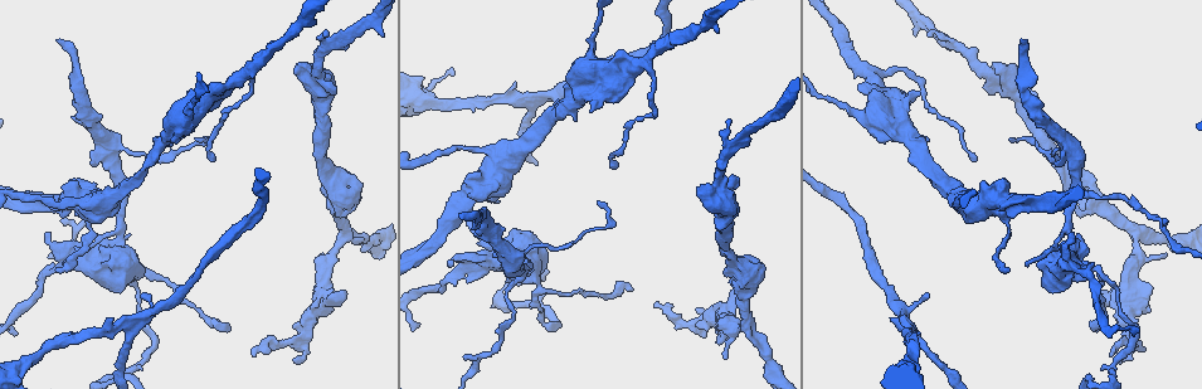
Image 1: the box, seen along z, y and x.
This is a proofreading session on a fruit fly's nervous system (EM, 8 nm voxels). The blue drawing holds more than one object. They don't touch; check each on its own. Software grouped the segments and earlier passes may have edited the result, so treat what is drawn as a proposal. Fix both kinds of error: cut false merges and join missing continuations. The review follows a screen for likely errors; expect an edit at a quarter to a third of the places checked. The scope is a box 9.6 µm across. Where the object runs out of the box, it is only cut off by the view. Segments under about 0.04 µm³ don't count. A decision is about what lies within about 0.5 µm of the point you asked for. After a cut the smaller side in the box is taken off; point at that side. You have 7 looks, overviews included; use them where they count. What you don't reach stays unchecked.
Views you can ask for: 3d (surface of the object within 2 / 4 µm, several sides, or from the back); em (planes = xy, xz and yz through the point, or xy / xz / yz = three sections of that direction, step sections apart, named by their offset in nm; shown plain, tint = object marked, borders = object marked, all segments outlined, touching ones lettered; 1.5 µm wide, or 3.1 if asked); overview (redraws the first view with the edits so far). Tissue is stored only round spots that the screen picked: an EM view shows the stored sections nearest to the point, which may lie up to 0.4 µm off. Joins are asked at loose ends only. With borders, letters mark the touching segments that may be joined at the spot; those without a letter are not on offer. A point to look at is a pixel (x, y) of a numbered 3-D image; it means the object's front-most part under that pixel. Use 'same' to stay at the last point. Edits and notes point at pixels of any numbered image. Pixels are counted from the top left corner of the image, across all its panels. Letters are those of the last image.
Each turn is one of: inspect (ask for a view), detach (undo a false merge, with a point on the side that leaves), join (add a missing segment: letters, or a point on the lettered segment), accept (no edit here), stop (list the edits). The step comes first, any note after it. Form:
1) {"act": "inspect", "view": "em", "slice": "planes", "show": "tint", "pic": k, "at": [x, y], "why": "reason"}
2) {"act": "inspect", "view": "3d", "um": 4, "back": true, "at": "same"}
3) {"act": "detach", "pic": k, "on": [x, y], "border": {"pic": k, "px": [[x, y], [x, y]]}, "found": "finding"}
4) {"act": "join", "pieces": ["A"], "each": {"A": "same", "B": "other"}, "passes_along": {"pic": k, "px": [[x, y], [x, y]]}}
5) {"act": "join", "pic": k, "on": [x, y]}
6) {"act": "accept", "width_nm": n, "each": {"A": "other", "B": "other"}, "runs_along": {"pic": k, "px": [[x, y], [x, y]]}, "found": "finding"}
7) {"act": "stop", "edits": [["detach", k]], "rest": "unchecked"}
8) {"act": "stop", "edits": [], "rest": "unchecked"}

{"act": "inspect", "view": "3d", "um": 2, "back": true, "pic": 1, "at": [419, 324], "why": "tapers out"}

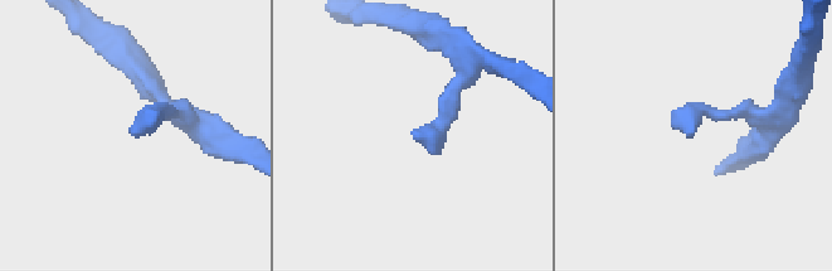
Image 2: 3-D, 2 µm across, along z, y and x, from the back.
{"act": "inspect", "view": "em", "slice": "yz", "step": 4, "show": "borders", "pic": 2, "at": [135, 137]}

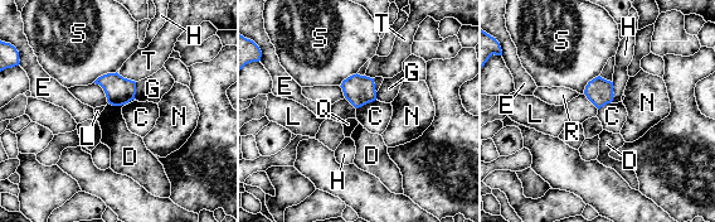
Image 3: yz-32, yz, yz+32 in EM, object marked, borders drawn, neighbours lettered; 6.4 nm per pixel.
{"act": "inspect", "view": "em", "slice": "planes", "show": "borders", "at": "same"}

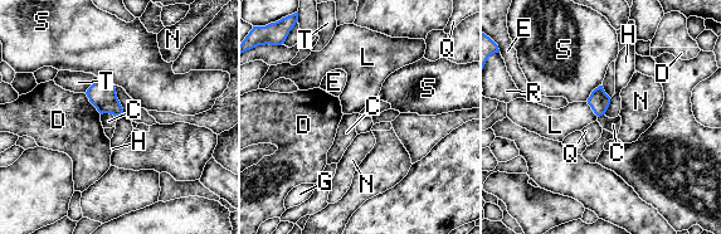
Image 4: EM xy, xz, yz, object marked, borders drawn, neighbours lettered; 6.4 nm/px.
{"act": "accept", "width_nm": 140, "longest_contact_nm": ["D", 170], "each": {"C": "other", "D": "other", "E": "other", "G": "other", "H": "other", "L": "other", "N": "other", "Q": "other", "R": "other", "S": "other", "T": "other"}, "found": "none of them fits"}

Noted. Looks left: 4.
{"act": "inspect", "view": "em", "slice": "xz", "step": 4, "show": "borders", "pic": 1, "at": [699, 311], "why": "an open end"}

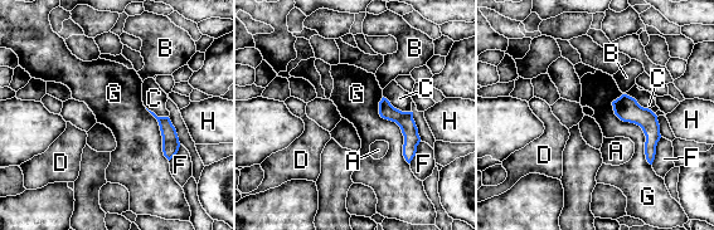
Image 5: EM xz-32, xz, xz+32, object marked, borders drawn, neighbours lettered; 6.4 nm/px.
{"act": "accept", "each": {"A": "other", "B": "other", "C": "other", "D": "other", "F": "other", "G": "other", "H": "other"}, "runs_along": {"pic": 5, "px": [[623, 98], [650, 127], [650, 158]]}, "found": "none of them fits"}

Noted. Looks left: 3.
{"act": "inspect", "view": "3d", "um": 4, "pic": 1, "at": [84, 203], "why": "calibre changes"}

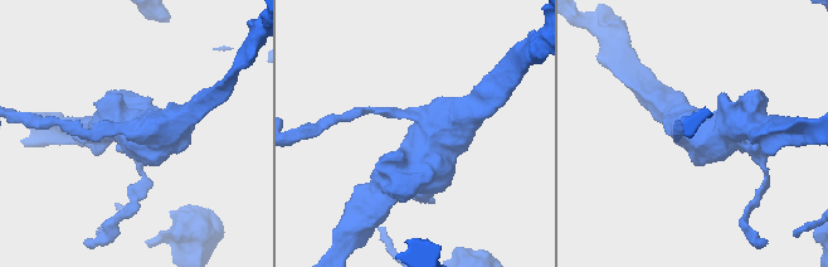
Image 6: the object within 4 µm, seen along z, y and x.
{"act": "inspect", "view": "em", "slice": "planes", "show": "borders", "pic": 6, "at": [129, 131], "why": "now the EM"}

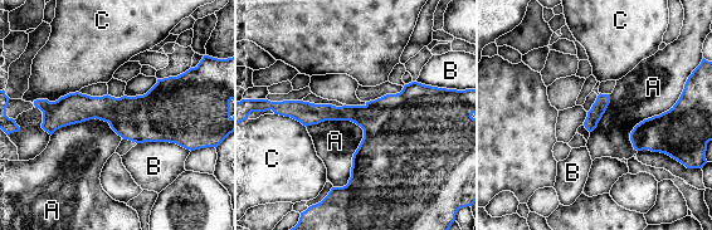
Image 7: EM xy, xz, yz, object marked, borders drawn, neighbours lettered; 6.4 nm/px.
{"act": "accept", "width_nm": 90, "each": {"A": "other", "B": "other", "C": "other"}, "runs_along": {"pic": 7, "px": [[40, 102], [48, 108], [190, 109]]}, "found": "one cell here"}

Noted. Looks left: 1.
{"act": "stop", "edits": [], "rest": "unchecked"}

